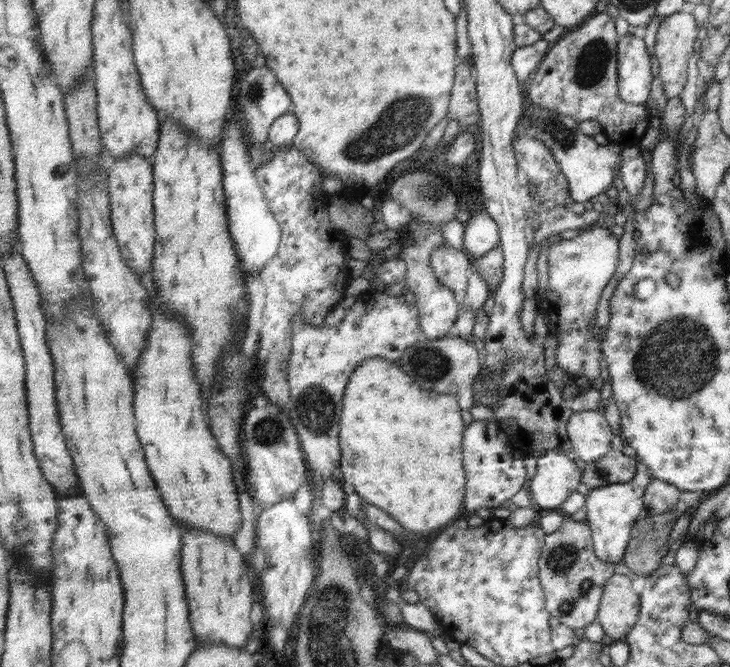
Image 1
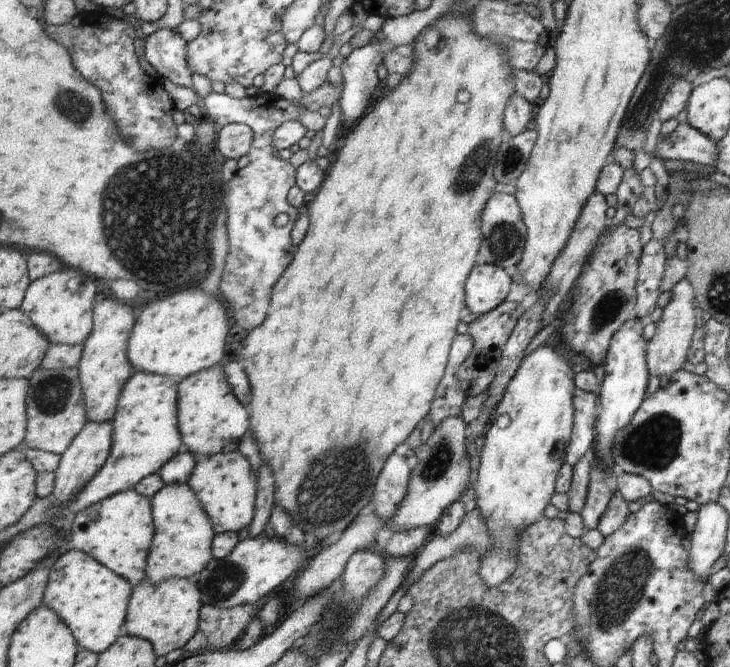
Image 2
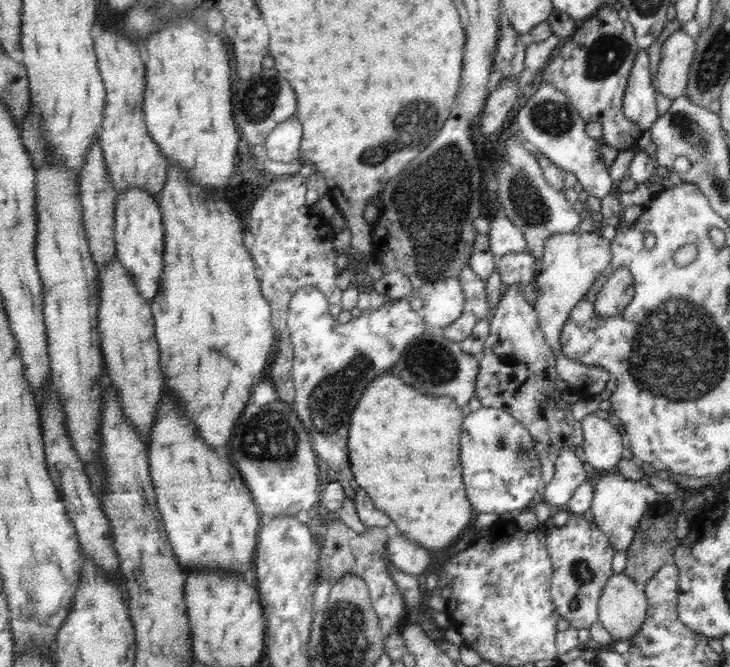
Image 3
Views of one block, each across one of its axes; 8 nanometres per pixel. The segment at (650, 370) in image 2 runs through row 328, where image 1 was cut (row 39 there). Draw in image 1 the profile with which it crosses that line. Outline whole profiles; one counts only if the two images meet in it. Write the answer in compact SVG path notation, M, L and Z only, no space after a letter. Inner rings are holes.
M684 9L677 14L665 16L657 26L655 34L655 53L659 63L658 77L661 79L663 94L666 98L675 98L686 84L686 69L689 56L693 53L693 43L697 35L698 28L691 14L690 9Z

